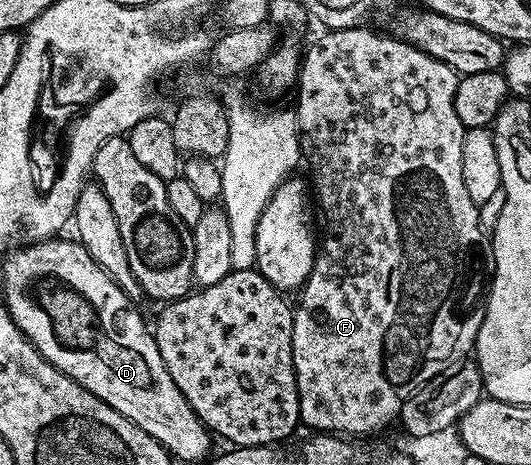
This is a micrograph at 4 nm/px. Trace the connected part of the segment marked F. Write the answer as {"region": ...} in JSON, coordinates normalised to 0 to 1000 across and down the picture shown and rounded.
{"region":[[[695,60],[606,69],[606,80],[582,108],[573,108],[556,181],[556,249],[567,333],[573,353],[582,353],[582,372],[589,378],[586,406],[601,452],[597,553],[589,559],[586,591],[565,624],[567,649],[552,665],[552,787],[559,809],[565,912],[605,935],[663,935],[667,942],[685,931],[702,931],[738,905],[742,912],[759,867],[783,837],[832,802],[847,800],[855,787],[878,774],[893,757],[902,703],[913,684],[913,667],[906,660],[898,660],[891,682],[876,682],[876,647],[868,641],[868,628],[876,622],[876,576],[883,559],[898,561],[911,544],[915,551],[917,501],[906,490],[902,443],[887,428],[887,419],[879,419],[879,394],[872,394],[868,344],[879,280],[864,247],[857,247],[857,196],[864,159],[842,144],[842,135],[789,110],[765,88],[753,88],[731,69],[708,71]]]}

